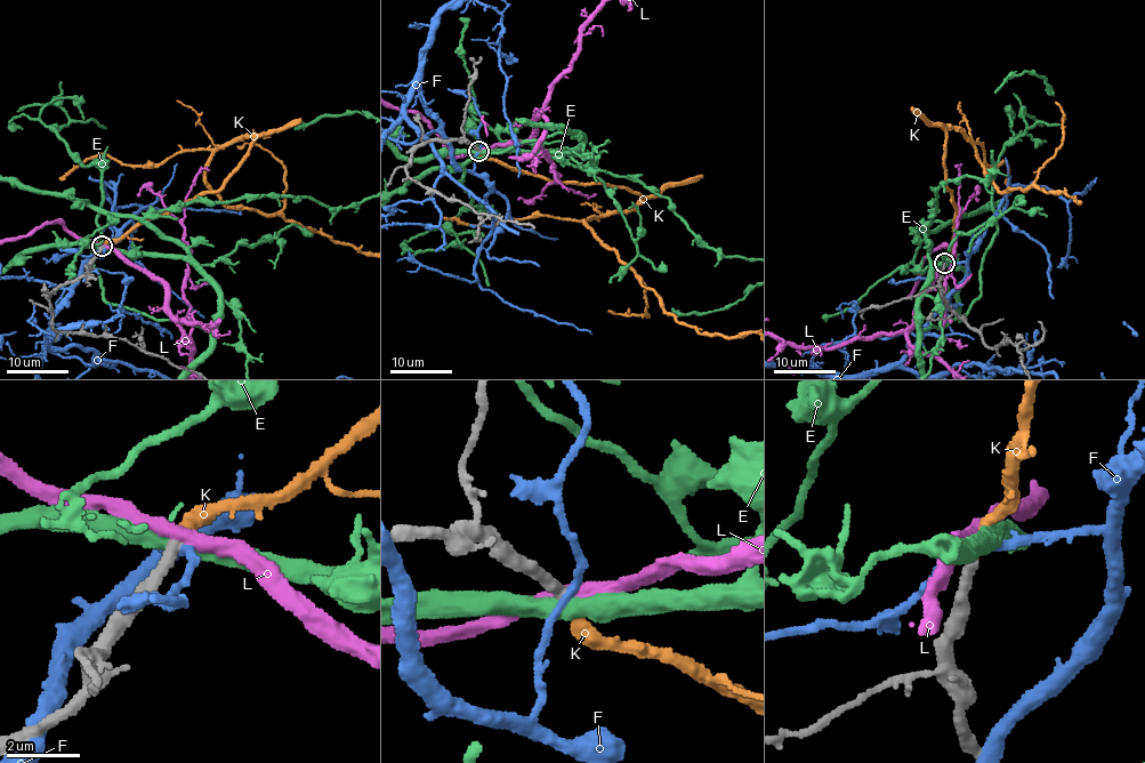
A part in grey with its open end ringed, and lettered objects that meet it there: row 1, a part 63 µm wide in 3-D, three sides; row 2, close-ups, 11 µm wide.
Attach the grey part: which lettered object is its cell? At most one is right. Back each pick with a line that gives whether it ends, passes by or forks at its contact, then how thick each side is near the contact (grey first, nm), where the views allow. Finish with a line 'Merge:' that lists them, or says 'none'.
K: it ends there; 320 nm thick on the grey side, 320 nm on the other
Merge: K

